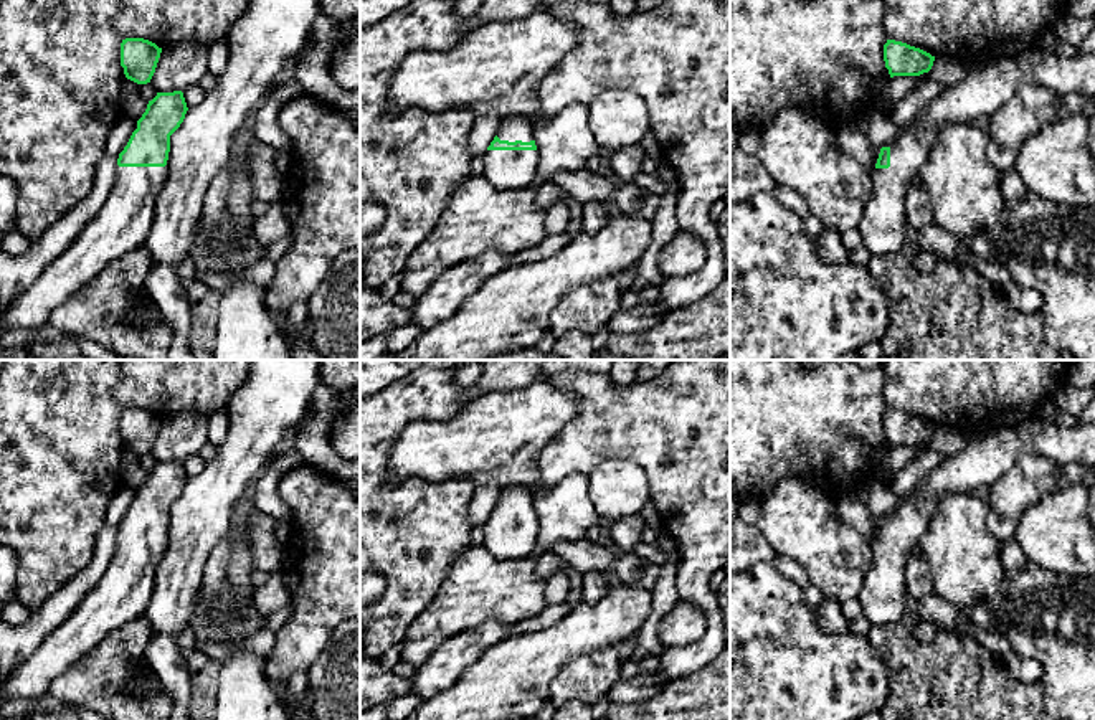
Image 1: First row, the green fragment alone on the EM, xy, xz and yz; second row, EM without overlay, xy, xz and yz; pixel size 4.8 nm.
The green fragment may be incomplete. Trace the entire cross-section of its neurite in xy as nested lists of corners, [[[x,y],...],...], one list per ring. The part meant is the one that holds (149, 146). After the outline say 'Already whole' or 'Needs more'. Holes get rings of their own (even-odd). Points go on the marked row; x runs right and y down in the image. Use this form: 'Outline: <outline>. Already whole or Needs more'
Outline: [[[182,91],[157,92],[117,157],[114,188],[104,206],[83,228],[71,246],[0,315],[0,327],[40,329],[51,312],[79,287],[99,274],[111,261],[145,246],[155,216],[159,190],[167,177],[170,135],[180,127],[188,107]]]. Needs more

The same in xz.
Outline: [[[520,116],[500,121],[497,135],[484,154],[484,177],[495,188],[519,190],[535,178],[540,155],[533,140],[533,127]]]. Needs more

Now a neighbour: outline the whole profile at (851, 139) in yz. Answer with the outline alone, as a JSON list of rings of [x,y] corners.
[[[846,124],[834,130],[836,140],[841,149],[854,157],[869,172],[875,168],[879,155],[874,150],[870,140],[857,129],[856,124]]]

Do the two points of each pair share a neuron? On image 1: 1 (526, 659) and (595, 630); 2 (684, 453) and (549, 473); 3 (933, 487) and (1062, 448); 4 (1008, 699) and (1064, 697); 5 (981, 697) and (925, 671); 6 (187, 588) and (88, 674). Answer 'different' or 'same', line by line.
1: same
2: same
3: same
4: different
5: same
6: different

